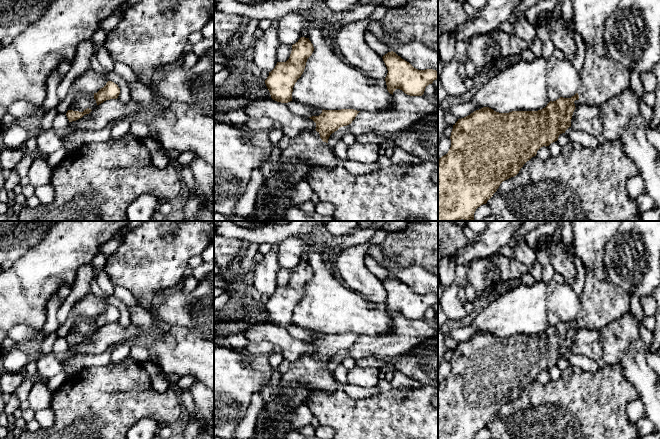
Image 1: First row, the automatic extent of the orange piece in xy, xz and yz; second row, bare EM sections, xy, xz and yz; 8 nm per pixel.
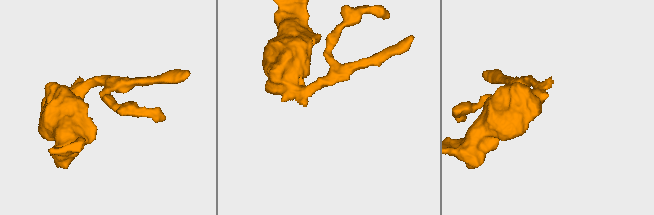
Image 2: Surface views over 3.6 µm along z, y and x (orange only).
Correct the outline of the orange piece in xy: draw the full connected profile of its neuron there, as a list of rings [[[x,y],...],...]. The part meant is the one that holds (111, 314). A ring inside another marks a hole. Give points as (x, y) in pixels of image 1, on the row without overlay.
[[[108,305],[97,317],[78,315],[66,340],[69,346],[76,345],[84,339],[89,338],[97,329],[104,325],[117,323],[119,318],[120,312],[112,305]]]

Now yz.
[[[586,271],[580,302],[581,310],[574,320],[550,325],[541,334],[499,337],[483,331],[458,343],[451,356],[451,371],[448,377],[438,384],[438,439],[474,439],[476,433],[487,427],[503,405],[516,400],[541,371],[557,365],[559,359],[571,351],[572,339],[578,330],[587,328],[600,331],[626,314],[630,310],[631,294],[609,279],[599,280],[591,271]]]

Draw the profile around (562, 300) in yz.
[[[554,280],[547,284],[548,310],[557,314],[560,321],[571,322],[580,310],[580,298],[568,283],[558,284]]]

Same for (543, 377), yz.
[[[543,370],[538,375],[536,380],[540,382],[541,384],[548,384],[551,381],[551,377],[548,373],[548,371]]]

